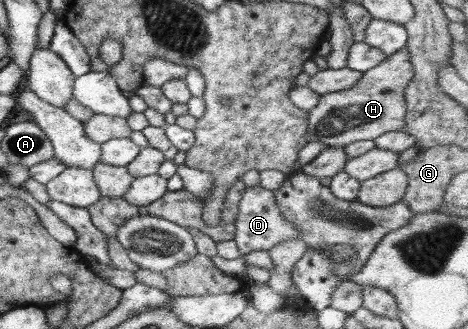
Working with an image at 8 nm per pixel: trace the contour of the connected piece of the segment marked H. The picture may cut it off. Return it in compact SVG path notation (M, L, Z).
M403 47L395 54L388 55L380 65L363 72L361 79L353 87L321 95L318 104L308 111L308 141L321 142L325 147L344 148L354 141L374 140L387 132L402 130L406 118L406 101L403 93L407 84L413 80L413 71L410 53Z

